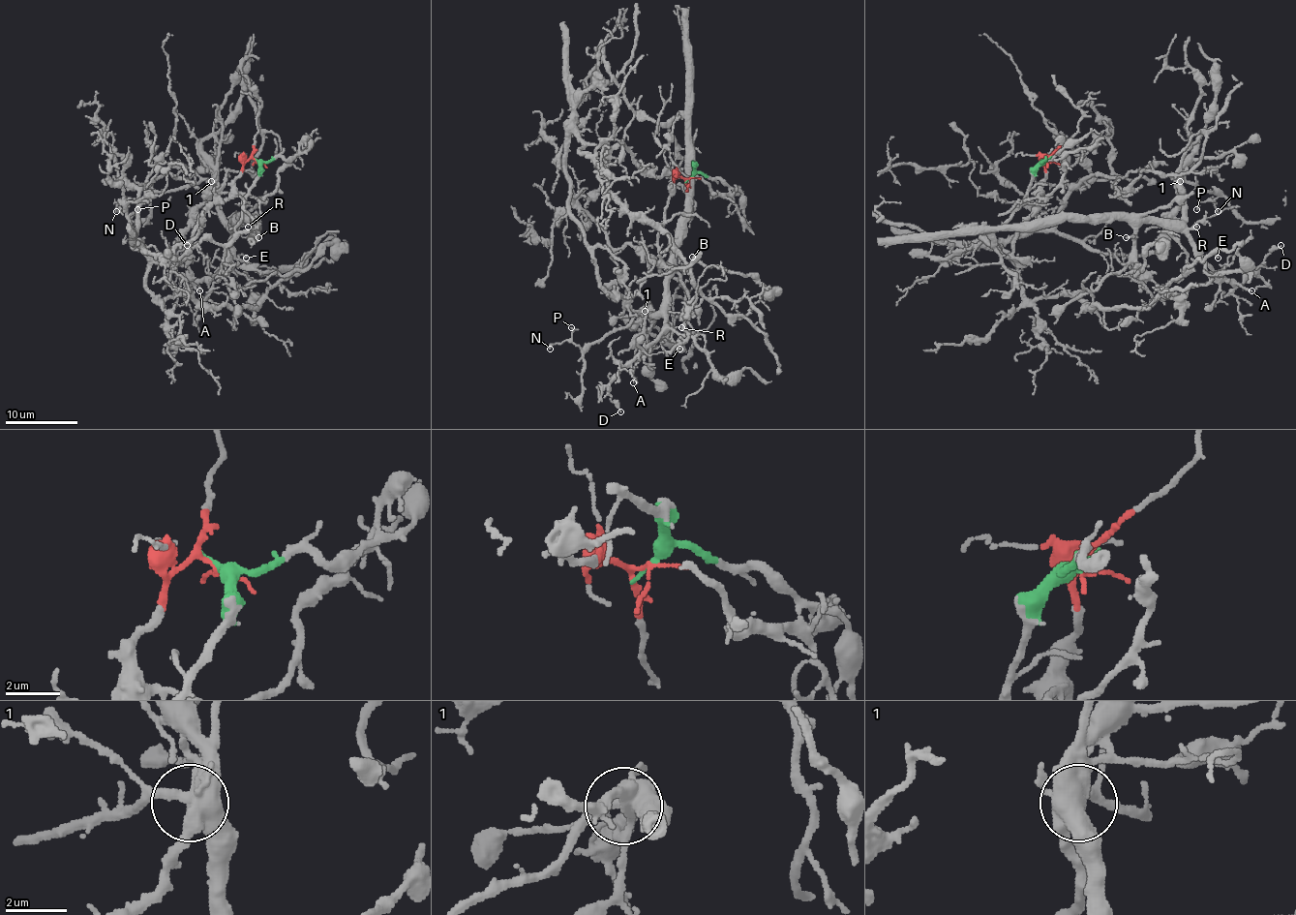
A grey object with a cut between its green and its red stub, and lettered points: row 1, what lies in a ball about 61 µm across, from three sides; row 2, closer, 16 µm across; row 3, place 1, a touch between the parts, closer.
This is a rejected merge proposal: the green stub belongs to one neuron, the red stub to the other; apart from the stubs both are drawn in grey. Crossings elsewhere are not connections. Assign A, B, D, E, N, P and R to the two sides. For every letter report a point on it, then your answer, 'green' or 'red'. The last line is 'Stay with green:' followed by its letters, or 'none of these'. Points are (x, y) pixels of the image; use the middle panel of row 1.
A: at (633, 382); green
B: at (692, 257); green
D: at (620, 411); green
E: at (679, 349); green
N: at (550, 349); green
P: at (571, 327); green
R: at (681, 327); green
Stay with green: A, B, D, E, N, P, R

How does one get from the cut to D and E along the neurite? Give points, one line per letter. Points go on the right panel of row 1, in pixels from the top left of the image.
D: (1047, 161), (1020, 206), (987, 231), (1035, 228), (1060, 219), (1169, 221), (1218, 277), (1242, 284), (1281, 246)
E: (1047, 161), (1020, 206), (987, 231), (1060, 219), (1169, 221), (1198, 259), (1218, 257)

